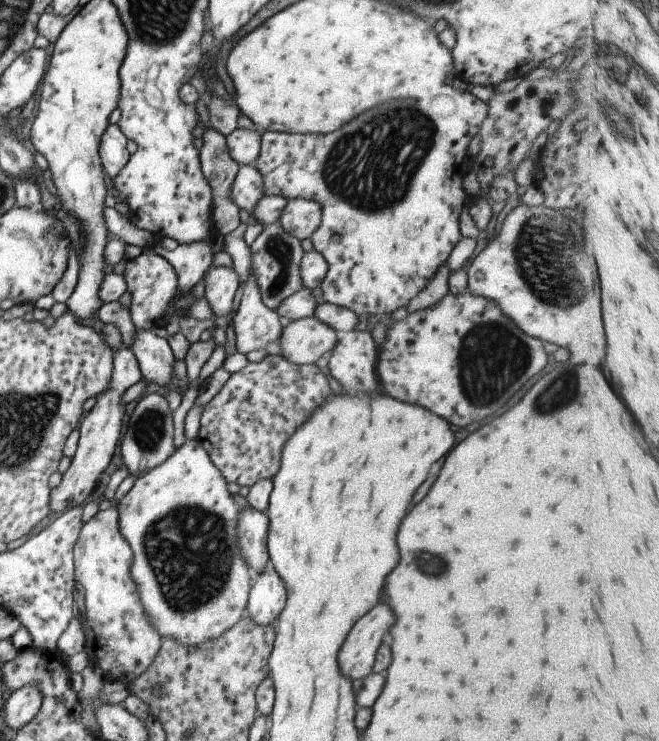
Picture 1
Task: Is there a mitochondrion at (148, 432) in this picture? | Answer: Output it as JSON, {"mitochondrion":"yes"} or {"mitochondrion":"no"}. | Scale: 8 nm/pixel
{"mitochondrion":"yes"}

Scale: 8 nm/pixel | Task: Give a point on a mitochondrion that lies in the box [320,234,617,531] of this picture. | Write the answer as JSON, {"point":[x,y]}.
{"point":[492,356]}

